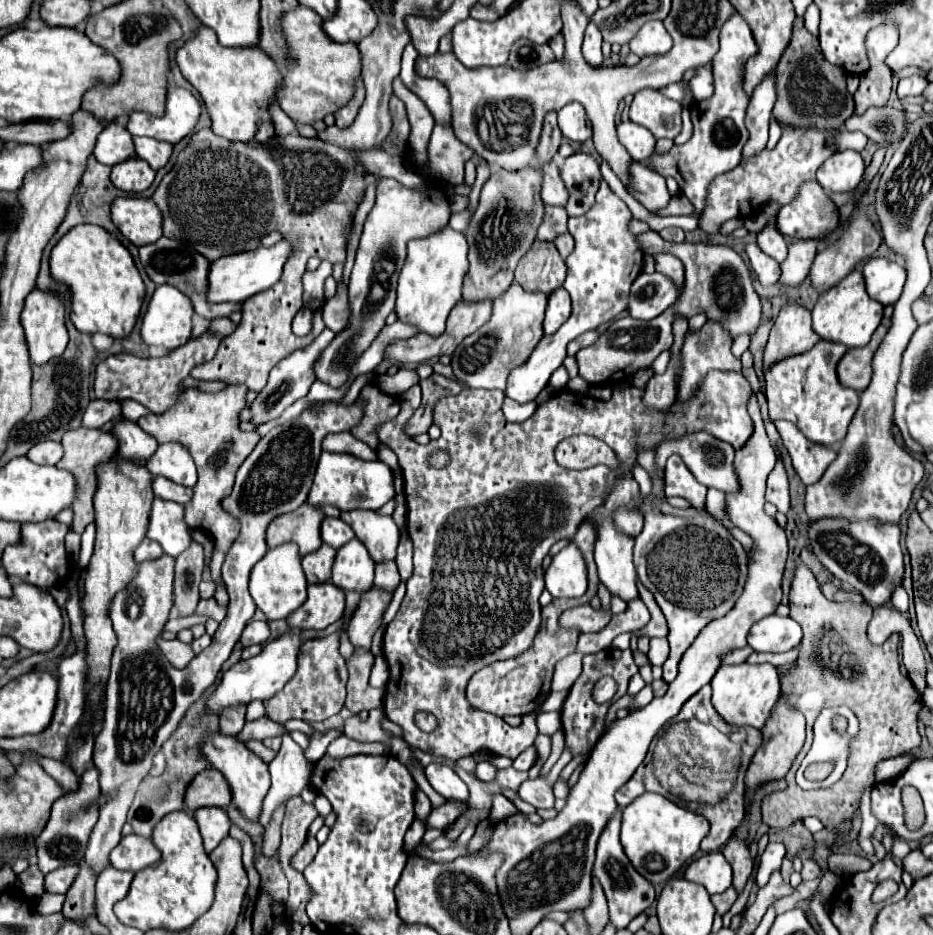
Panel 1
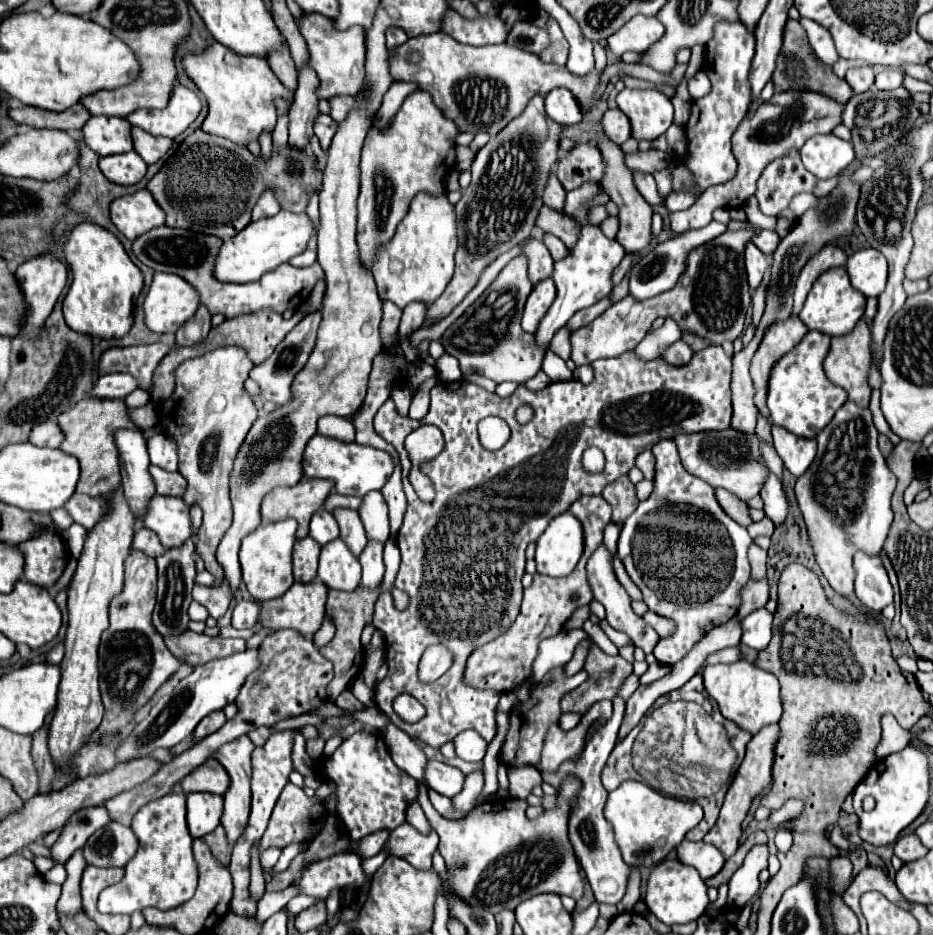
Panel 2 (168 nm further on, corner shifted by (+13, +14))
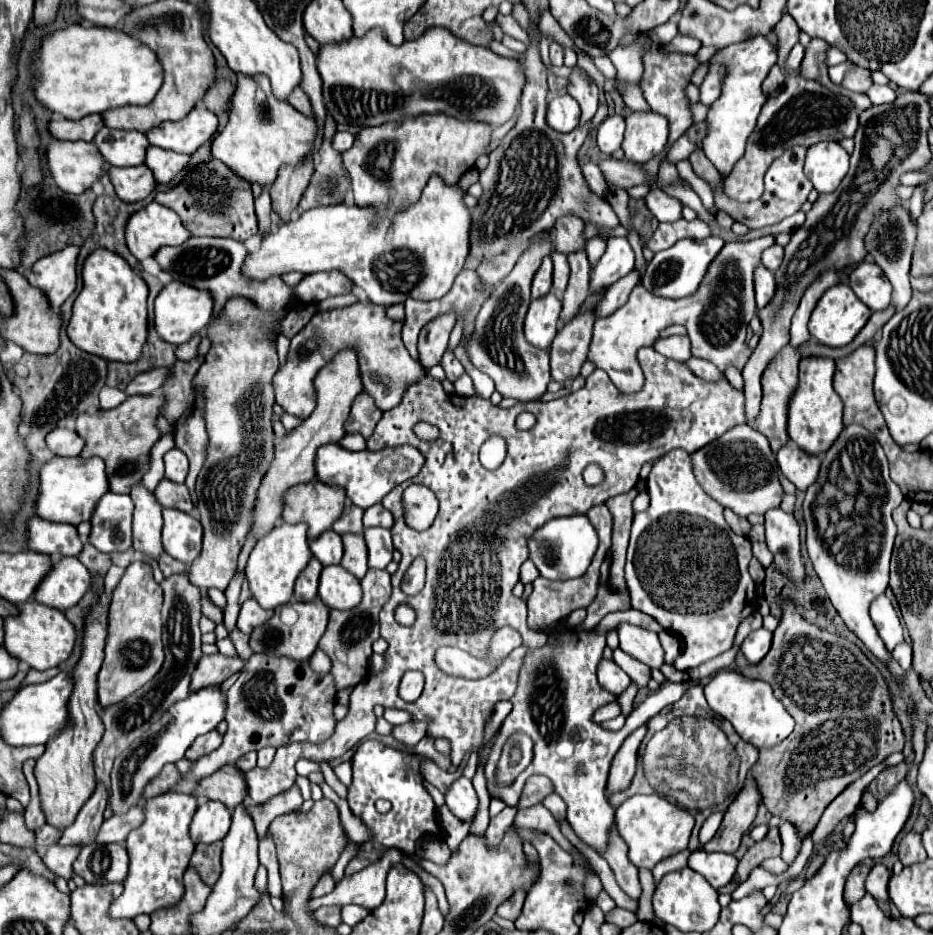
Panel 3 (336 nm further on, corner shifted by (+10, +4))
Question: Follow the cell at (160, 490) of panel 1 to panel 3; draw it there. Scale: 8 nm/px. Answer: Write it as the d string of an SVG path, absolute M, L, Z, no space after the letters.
M169 479L159 481L155 495L157 495L157 499L163 507L173 507L173 509L179 509L179 511L185 511L185 513L191 513L191 509L193 509L189 489L185 485L173 483Z

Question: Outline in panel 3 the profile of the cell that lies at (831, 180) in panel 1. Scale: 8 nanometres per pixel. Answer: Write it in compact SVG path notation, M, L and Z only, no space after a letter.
M821 141L807 149L805 175L819 193L833 193L849 171L849 153L835 141Z

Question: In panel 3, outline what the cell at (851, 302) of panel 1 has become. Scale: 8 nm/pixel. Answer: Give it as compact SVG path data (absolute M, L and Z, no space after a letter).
M839 283L839 285L833 285L831 289L827 289L823 293L823 297L819 299L819 303L813 309L811 319L809 319L809 333L821 345L845 347L847 343L851 343L855 339L855 335L863 329L863 325L867 323L869 317L871 317L871 309L857 299L857 295L853 293L853 289L849 285Z

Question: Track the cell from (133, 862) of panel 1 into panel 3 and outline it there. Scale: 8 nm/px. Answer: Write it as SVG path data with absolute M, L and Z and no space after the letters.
M89 843L89 847L83 847L79 857L73 863L73 869L77 875L81 875L87 883L95 883L101 885L105 883L117 883L117 881L125 881L127 877L127 869L129 869L129 855L125 845L121 843Z

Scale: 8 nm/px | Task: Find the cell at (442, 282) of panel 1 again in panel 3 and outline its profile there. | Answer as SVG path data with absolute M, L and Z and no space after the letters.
M433 175L413 207L401 211L393 223L377 221L371 207L359 209L339 203L309 209L299 219L281 223L275 233L267 233L259 251L245 257L241 273L253 281L265 281L289 271L309 275L337 269L361 287L375 305L391 307L409 297L419 301L441 299L469 255L471 213L463 203L463 191L457 185L447 187L441 177Z

